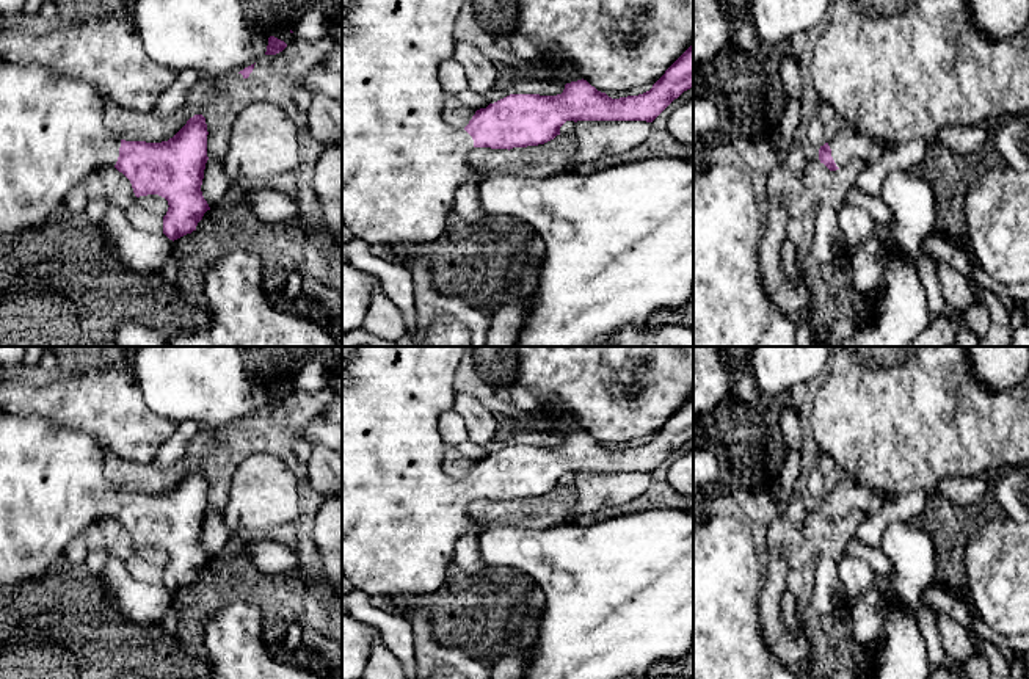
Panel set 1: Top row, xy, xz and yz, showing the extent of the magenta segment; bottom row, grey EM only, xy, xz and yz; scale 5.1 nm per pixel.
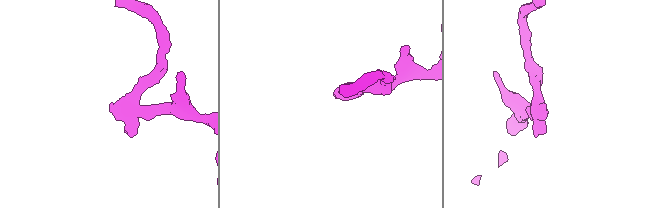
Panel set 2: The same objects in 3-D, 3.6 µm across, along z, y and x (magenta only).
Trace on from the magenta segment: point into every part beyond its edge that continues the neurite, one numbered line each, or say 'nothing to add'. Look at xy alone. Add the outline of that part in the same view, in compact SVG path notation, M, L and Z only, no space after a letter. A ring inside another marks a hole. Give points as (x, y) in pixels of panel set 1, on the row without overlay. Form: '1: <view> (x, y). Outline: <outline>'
1: xy (52, 486). Outline: M0 409L0 586L42 574L86 527L116 516L121 491L104 475L107 458L86 433Z

